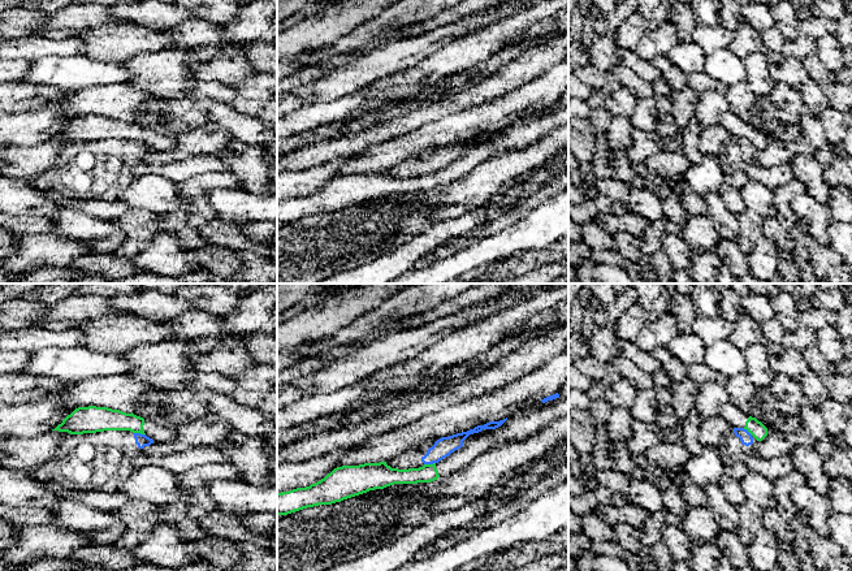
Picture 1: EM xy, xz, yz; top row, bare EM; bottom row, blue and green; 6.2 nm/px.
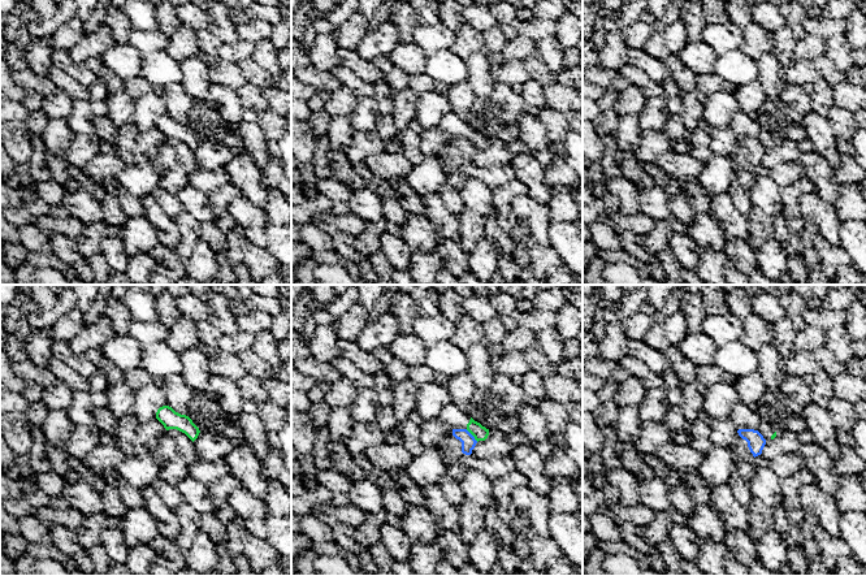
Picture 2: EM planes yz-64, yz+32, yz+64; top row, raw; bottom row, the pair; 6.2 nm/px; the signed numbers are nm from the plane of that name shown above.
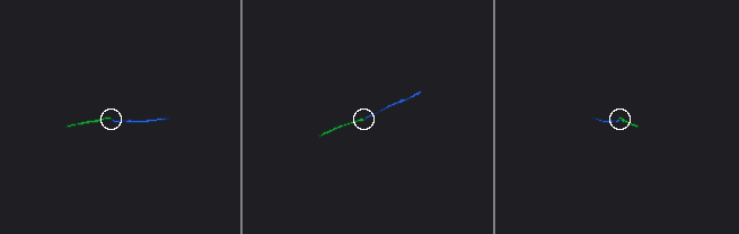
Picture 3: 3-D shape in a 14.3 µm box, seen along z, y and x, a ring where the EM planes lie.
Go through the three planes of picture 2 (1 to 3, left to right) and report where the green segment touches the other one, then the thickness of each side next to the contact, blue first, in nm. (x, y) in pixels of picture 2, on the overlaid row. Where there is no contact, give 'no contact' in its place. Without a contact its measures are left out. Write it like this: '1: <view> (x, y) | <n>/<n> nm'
1: no contact
2: yz+32 (472, 436) | 90/90 nm
3: no contact

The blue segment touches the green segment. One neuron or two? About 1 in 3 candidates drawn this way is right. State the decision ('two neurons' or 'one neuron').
two neurons

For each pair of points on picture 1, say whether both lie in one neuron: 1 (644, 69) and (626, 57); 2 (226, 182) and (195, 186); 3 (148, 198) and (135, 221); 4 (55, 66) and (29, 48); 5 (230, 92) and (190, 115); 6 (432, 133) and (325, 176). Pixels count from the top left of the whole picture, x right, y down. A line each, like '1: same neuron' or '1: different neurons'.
1: same neuron
2: same neuron
3: different neurons
4: different neurons
5: same neuron
6: different neurons

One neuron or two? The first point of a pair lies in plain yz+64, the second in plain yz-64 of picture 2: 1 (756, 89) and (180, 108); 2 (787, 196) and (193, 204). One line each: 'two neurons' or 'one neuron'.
1: one neuron
2: two neurons

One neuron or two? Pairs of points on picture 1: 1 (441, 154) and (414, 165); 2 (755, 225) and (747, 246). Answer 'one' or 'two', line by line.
1: one
2: one

